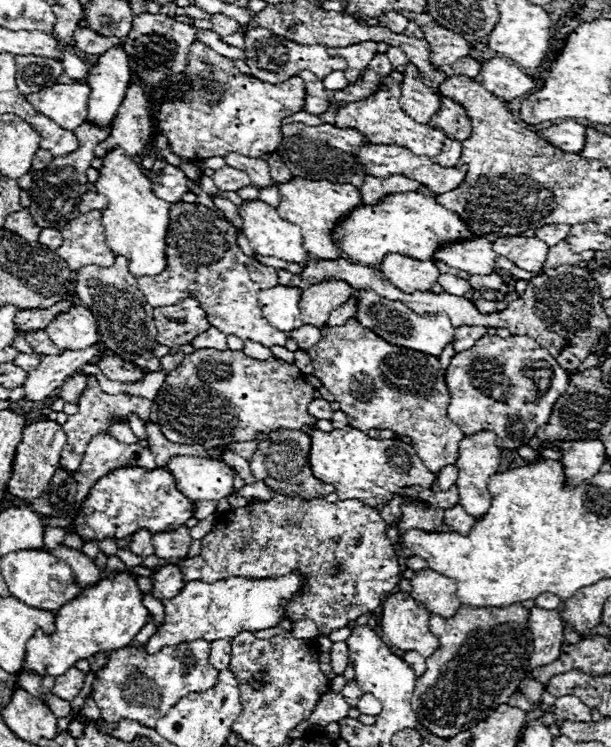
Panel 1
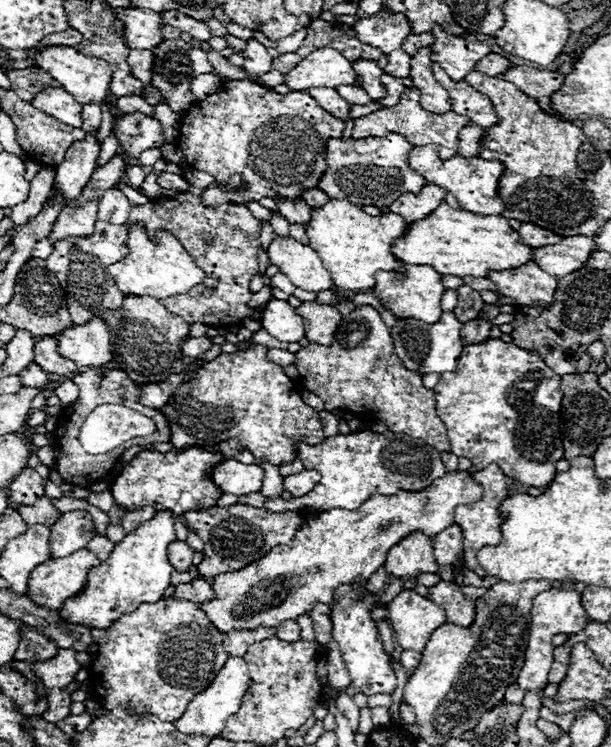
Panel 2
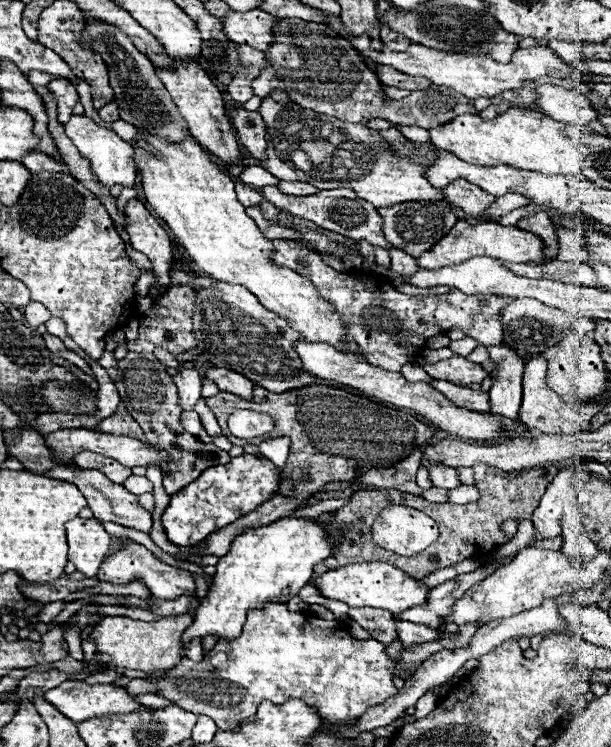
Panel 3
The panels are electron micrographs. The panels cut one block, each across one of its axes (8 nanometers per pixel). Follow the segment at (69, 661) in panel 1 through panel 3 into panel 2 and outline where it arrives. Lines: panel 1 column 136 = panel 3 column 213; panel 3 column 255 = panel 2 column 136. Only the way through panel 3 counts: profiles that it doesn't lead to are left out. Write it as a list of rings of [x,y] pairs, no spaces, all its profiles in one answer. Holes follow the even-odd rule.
[[[156,512],[154,520],[126,534],[124,540],[114,546],[110,558],[88,572],[82,594],[76,594],[62,604],[60,618],[68,624],[108,630],[122,614],[134,612],[140,604],[158,602],[164,590],[170,586],[170,574],[174,570],[174,566],[168,562],[166,552],[172,540],[176,540],[172,514]]]

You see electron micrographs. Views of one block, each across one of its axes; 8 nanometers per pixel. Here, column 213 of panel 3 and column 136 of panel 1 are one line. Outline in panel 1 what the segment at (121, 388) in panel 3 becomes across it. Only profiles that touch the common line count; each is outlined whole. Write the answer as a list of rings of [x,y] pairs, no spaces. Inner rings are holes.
[[[110,434],[94,436],[94,440],[90,440],[90,444],[86,448],[86,454],[84,454],[84,460],[82,460],[78,472],[74,472],[74,480],[78,486],[74,502],[80,504],[82,500],[86,500],[86,496],[88,496],[90,488],[96,484],[96,480],[110,474],[116,468],[126,468],[126,466],[140,466],[146,470],[158,468],[154,462],[154,456],[150,454],[148,448],[144,448],[140,444],[118,442]]]

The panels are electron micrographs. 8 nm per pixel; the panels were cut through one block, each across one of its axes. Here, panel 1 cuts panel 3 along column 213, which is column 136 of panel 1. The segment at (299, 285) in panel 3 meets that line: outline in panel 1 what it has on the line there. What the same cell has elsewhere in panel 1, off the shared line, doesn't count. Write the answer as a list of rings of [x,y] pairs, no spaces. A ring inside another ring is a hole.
[[[114,148],[102,158],[96,190],[108,198],[108,208],[102,210],[102,224],[112,252],[128,258],[128,268],[136,278],[160,274],[166,268],[164,250],[166,230],[170,224],[170,202],[158,200],[152,190],[152,180],[142,174],[140,164],[134,162],[132,156],[126,156],[122,148]]]

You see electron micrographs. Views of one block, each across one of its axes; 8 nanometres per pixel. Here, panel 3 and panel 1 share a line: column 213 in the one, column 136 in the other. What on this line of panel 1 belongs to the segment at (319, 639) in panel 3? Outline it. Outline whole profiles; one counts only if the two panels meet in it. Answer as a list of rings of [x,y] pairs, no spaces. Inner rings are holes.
[[[206,640],[180,642],[176,646],[166,646],[158,654],[148,654],[144,648],[126,648],[118,652],[108,652],[106,668],[96,672],[92,698],[100,706],[104,720],[132,718],[144,726],[154,728],[156,722],[166,716],[166,712],[190,692],[200,692],[212,688],[218,670],[208,662],[210,644]]]

